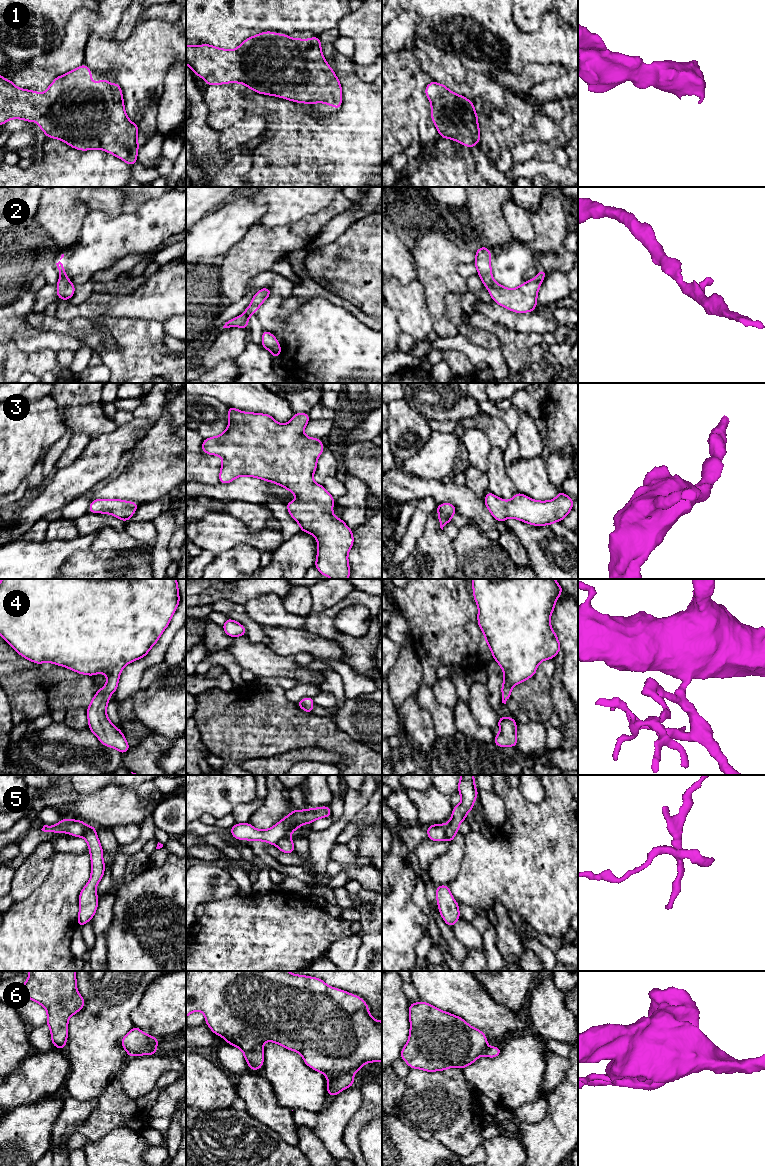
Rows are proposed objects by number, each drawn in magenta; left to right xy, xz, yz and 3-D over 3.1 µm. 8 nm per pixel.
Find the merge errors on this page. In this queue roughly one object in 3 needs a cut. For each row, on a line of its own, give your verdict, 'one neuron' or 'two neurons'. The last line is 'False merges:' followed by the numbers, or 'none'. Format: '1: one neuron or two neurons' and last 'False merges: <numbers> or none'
1: one neuron
2: one neuron
3: one neuron
4: one neuron
5: two neurons
6: two neurons
False merges: 5, 6

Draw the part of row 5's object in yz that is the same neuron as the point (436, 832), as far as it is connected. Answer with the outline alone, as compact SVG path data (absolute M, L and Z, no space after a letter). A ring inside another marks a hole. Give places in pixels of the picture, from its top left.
M434 824L428 826L427 835L428 839L439 842L445 839L447 824Z

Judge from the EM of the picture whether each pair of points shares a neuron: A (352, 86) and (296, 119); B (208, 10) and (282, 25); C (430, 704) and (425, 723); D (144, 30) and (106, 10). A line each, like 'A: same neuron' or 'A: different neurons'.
A: same neuron
B: same neuron
C: different neurons
D: different neurons

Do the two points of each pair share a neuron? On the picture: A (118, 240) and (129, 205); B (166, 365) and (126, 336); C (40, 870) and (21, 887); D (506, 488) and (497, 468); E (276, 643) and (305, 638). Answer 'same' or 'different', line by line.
A: different
B: same
C: same
D: same
E: same

